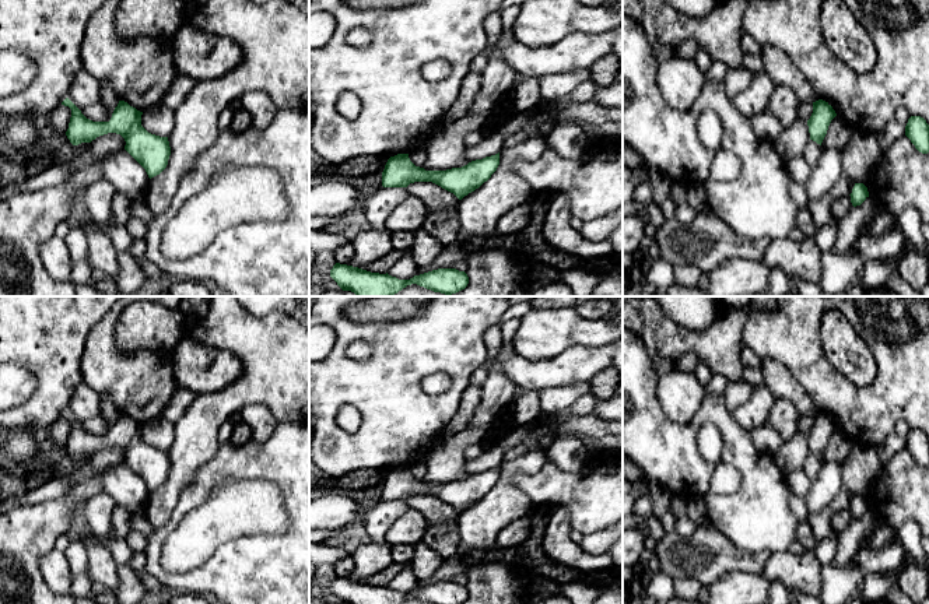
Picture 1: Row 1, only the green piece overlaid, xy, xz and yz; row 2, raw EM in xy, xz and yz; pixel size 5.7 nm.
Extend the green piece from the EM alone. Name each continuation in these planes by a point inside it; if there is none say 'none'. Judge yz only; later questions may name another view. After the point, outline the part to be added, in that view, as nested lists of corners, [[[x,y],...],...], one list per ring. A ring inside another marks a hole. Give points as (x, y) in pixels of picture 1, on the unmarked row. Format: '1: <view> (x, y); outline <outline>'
none

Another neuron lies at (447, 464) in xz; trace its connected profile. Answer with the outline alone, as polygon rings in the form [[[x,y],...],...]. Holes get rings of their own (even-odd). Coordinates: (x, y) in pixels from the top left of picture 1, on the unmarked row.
[[[491,425],[467,428],[453,436],[445,438],[444,447],[432,452],[427,459],[425,484],[446,484],[462,481],[470,474],[464,471],[464,450],[471,445],[490,443]]]

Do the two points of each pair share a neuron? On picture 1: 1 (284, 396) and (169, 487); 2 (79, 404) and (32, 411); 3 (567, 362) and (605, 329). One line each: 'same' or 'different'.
1: same
2: different
3: different

